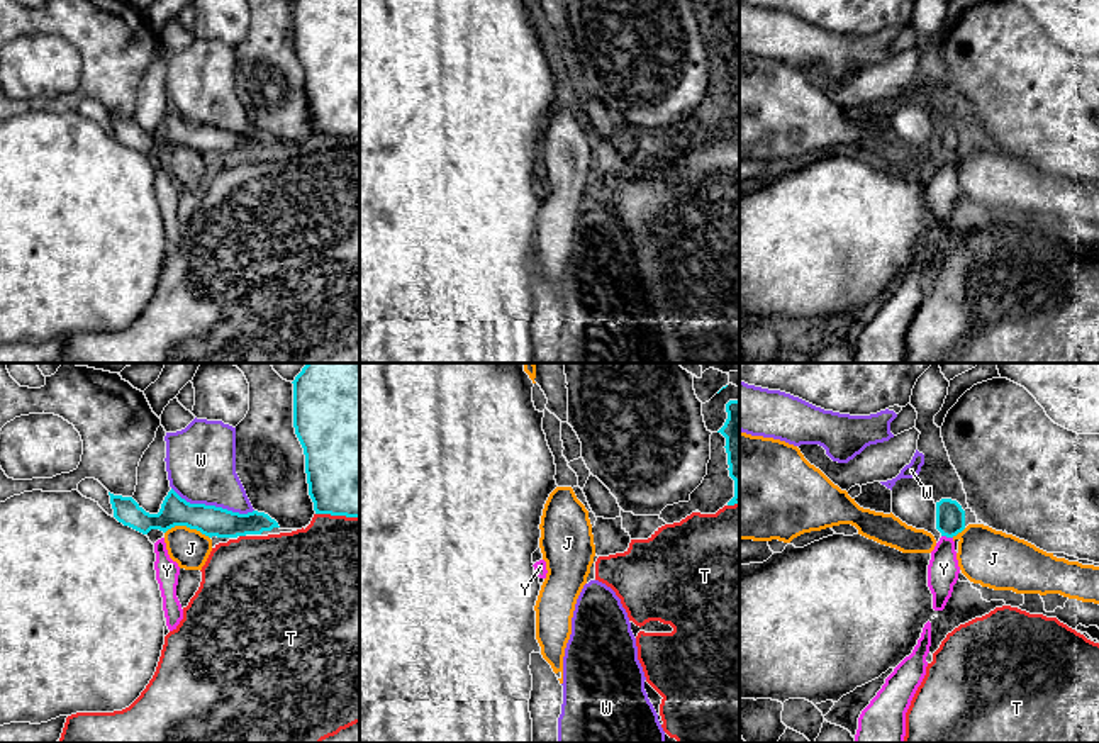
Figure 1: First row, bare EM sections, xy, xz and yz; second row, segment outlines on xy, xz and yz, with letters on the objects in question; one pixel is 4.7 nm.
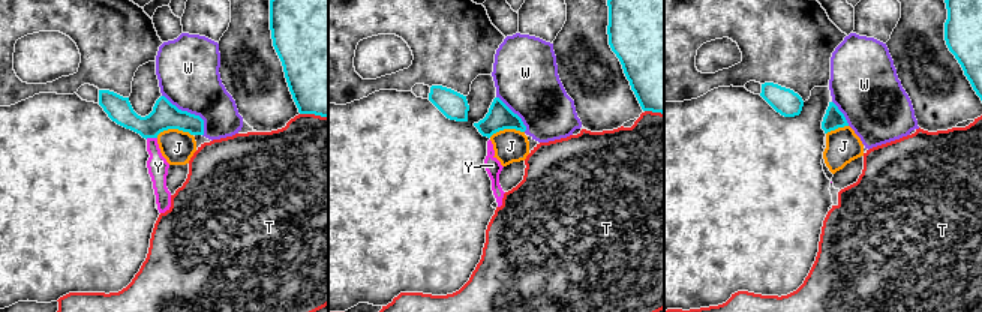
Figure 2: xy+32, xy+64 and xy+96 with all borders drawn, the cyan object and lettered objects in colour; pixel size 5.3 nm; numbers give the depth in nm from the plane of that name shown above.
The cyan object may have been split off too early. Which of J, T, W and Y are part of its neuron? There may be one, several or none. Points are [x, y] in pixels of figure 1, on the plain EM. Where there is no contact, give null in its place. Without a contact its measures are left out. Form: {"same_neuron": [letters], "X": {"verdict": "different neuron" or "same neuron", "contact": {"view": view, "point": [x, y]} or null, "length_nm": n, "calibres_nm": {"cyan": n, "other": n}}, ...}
{"same_neuron": [], "J": {"verdict": "different neuron", "contact": {"view": "xy", "point": [187, 146]}, "length_nm": 220, "calibres_nm": {"cyan": 140, "other": 180}}, "T": {"verdict": "different neuron", "contact": {"view": "xy", "point": [338, 134]}, "length_nm": 200, "calibres_nm": {"cyan": 480, "other": 480}}, "W": {"verdict": "different neuron", "contact": {"view": "xy", "point": [212, 126]}, "length_nm": 400, "calibres_nm": {"cyan": 140, "other": 340}}, "Y": {"verdict": "different neuron", "contact": {"view": "yz", "point": [947, 156]}, "length_nm": 60, "calibres_nm": {"cyan": 140, "other": 150}}}

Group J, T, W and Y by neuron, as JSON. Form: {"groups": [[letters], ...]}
{"groups": [["J"], ["T"], ["W"], ["Y"]]}

